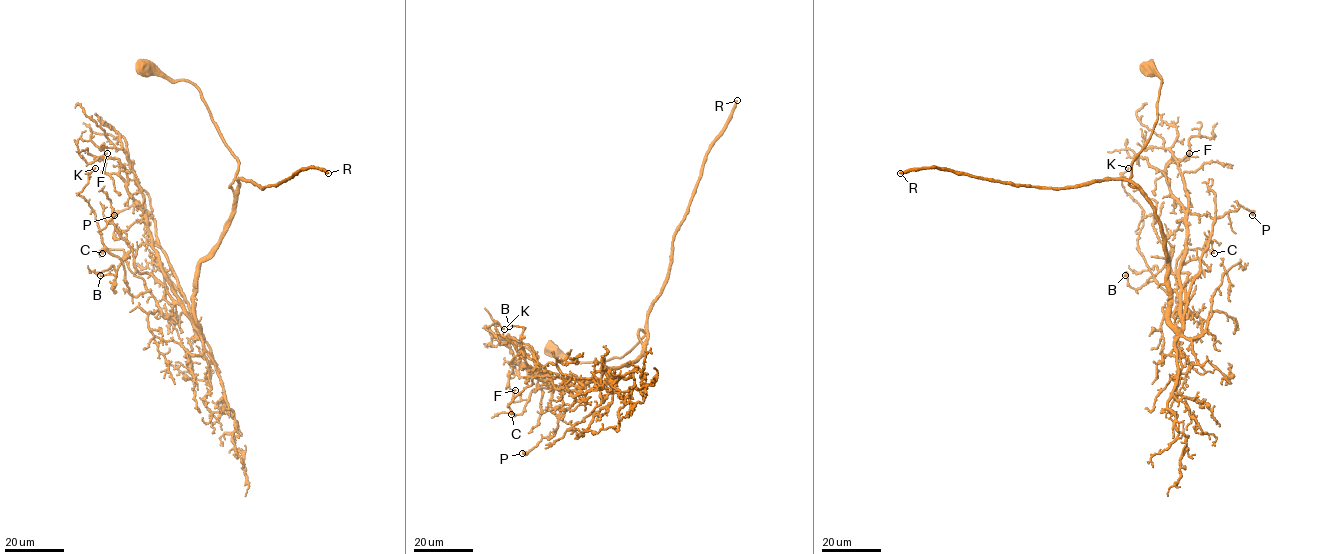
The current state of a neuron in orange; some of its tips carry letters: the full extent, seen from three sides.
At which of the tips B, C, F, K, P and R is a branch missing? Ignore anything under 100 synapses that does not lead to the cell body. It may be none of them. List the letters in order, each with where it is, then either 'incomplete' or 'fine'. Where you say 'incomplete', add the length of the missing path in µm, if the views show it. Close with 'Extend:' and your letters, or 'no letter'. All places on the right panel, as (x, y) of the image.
B: at (1125, 275); fine
C: at (1214, 253); fine
F: at (1189, 153); fine
K: at (1128, 168); fine
P: at (1252, 215); fine
R: at (900, 173); incomplete; about 200 µm are missing
Extend: R

